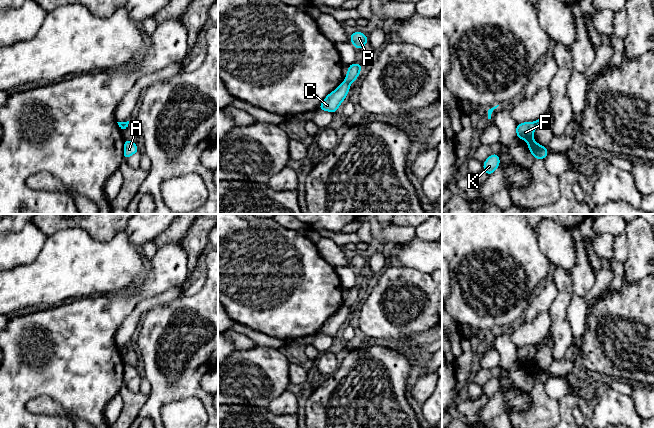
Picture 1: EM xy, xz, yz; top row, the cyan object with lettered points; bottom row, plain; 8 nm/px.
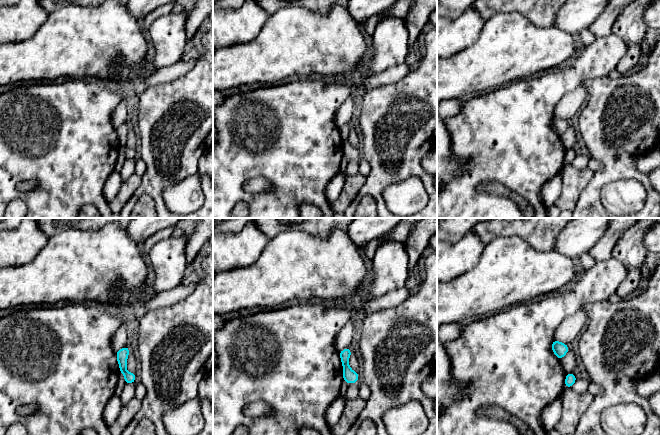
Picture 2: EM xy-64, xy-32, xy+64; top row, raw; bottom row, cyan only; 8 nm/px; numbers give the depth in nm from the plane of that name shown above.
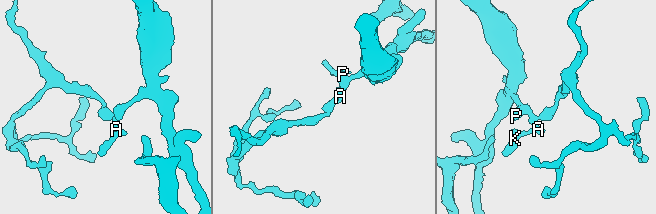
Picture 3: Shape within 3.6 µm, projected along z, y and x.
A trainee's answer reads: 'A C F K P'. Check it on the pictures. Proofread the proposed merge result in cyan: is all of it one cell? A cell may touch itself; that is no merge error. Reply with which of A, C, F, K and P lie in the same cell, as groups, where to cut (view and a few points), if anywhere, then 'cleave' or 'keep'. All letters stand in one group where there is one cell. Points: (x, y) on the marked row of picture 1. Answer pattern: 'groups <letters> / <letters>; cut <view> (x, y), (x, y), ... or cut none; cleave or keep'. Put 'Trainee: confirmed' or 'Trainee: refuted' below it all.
groups A F K P / C; cut xz (345, 80), (349, 84); cleave
Trainee: refuted

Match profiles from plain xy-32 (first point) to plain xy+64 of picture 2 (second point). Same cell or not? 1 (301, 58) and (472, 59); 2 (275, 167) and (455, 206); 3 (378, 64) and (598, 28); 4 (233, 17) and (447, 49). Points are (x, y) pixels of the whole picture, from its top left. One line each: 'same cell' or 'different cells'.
1: same cell
2: same cell
3: different cells
4: same cell

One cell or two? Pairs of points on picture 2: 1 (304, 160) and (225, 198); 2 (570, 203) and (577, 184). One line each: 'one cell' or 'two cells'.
1: one cell
2: one cell

